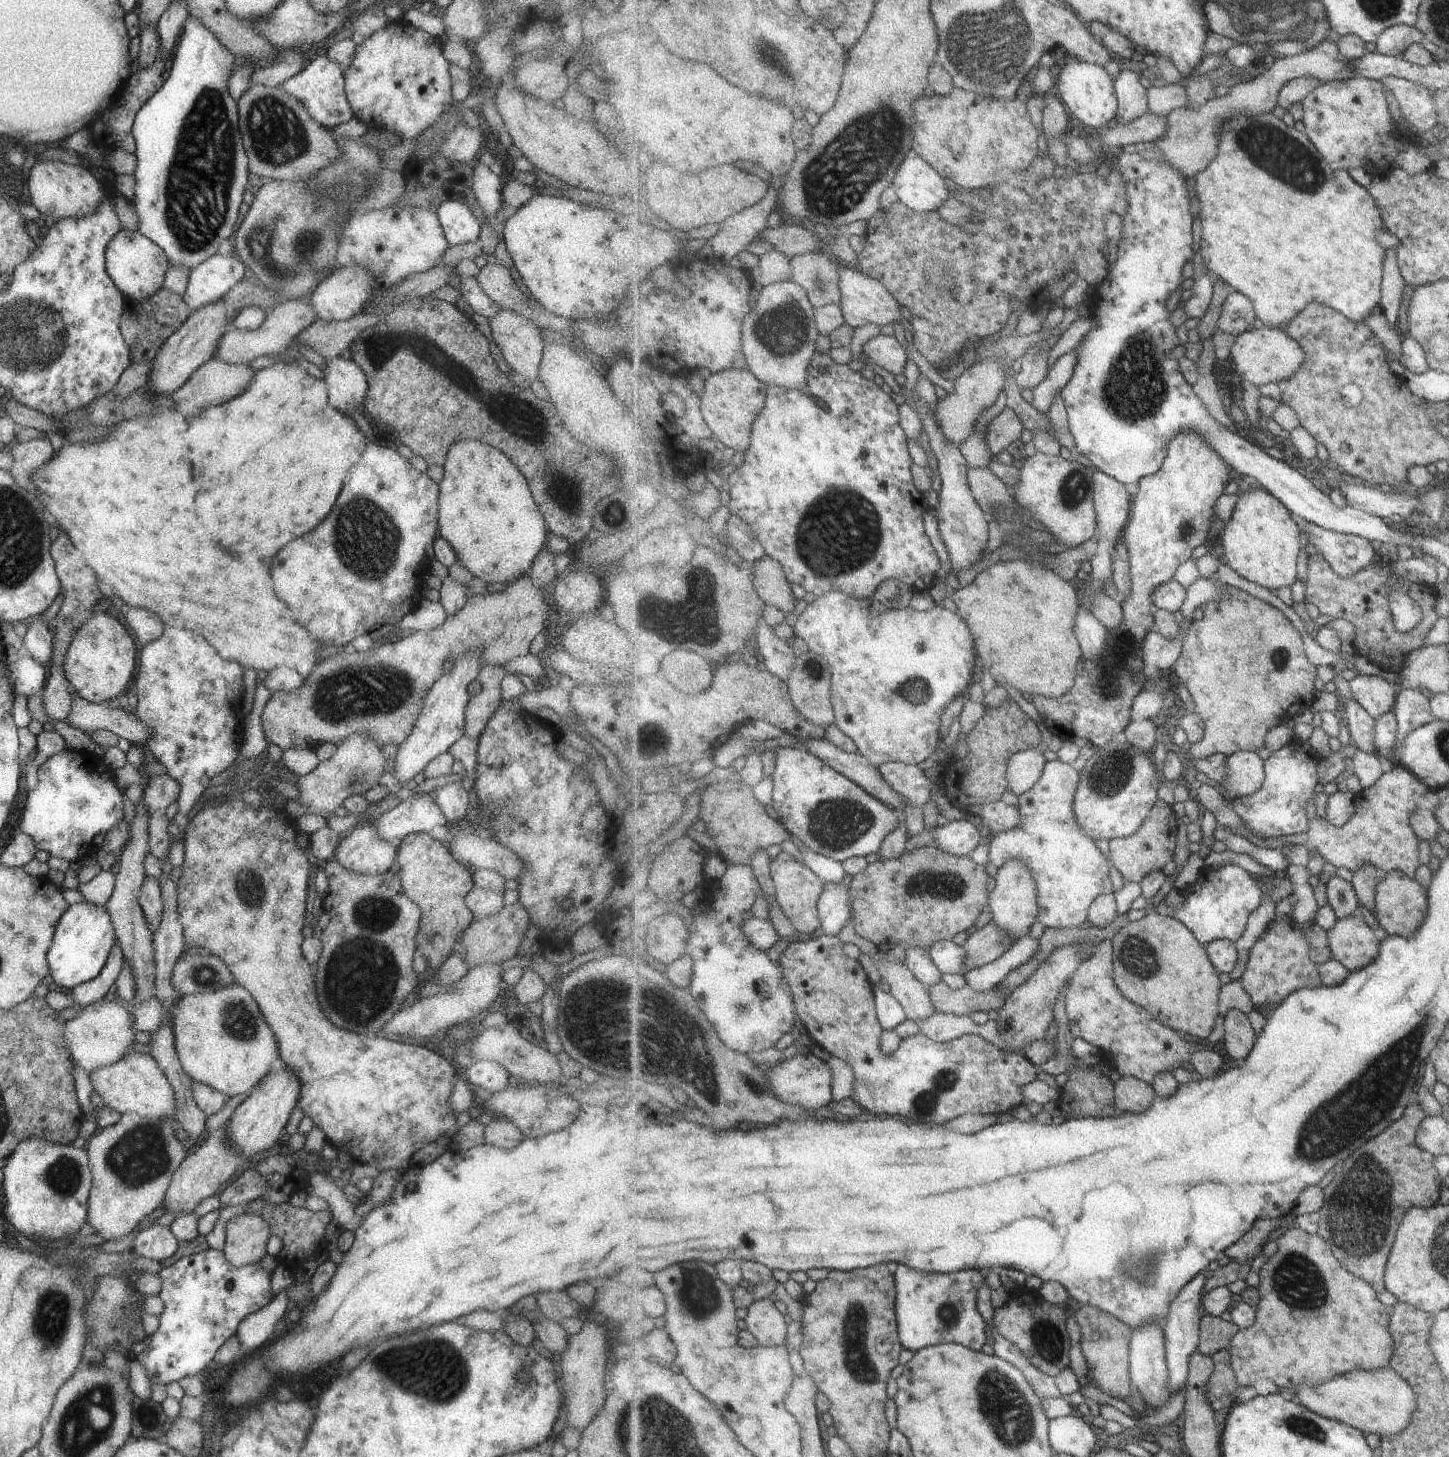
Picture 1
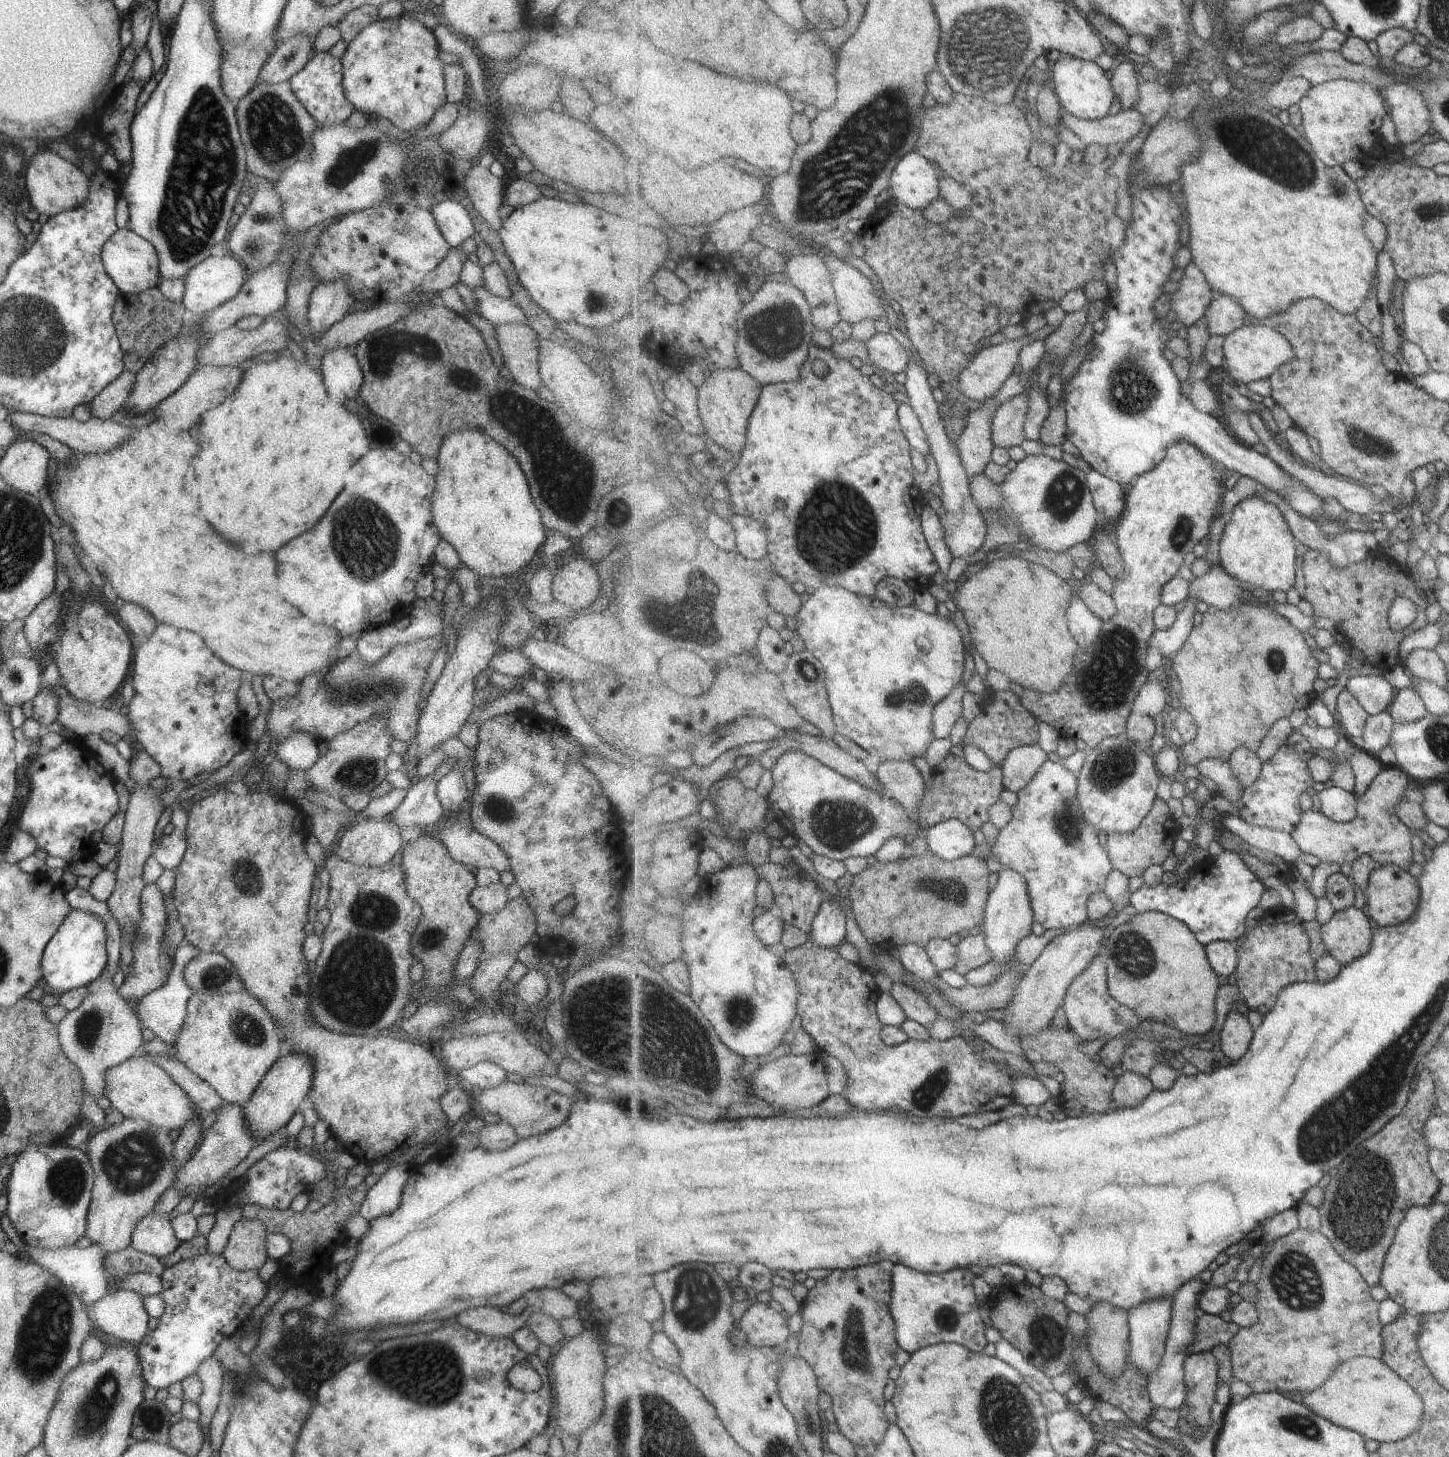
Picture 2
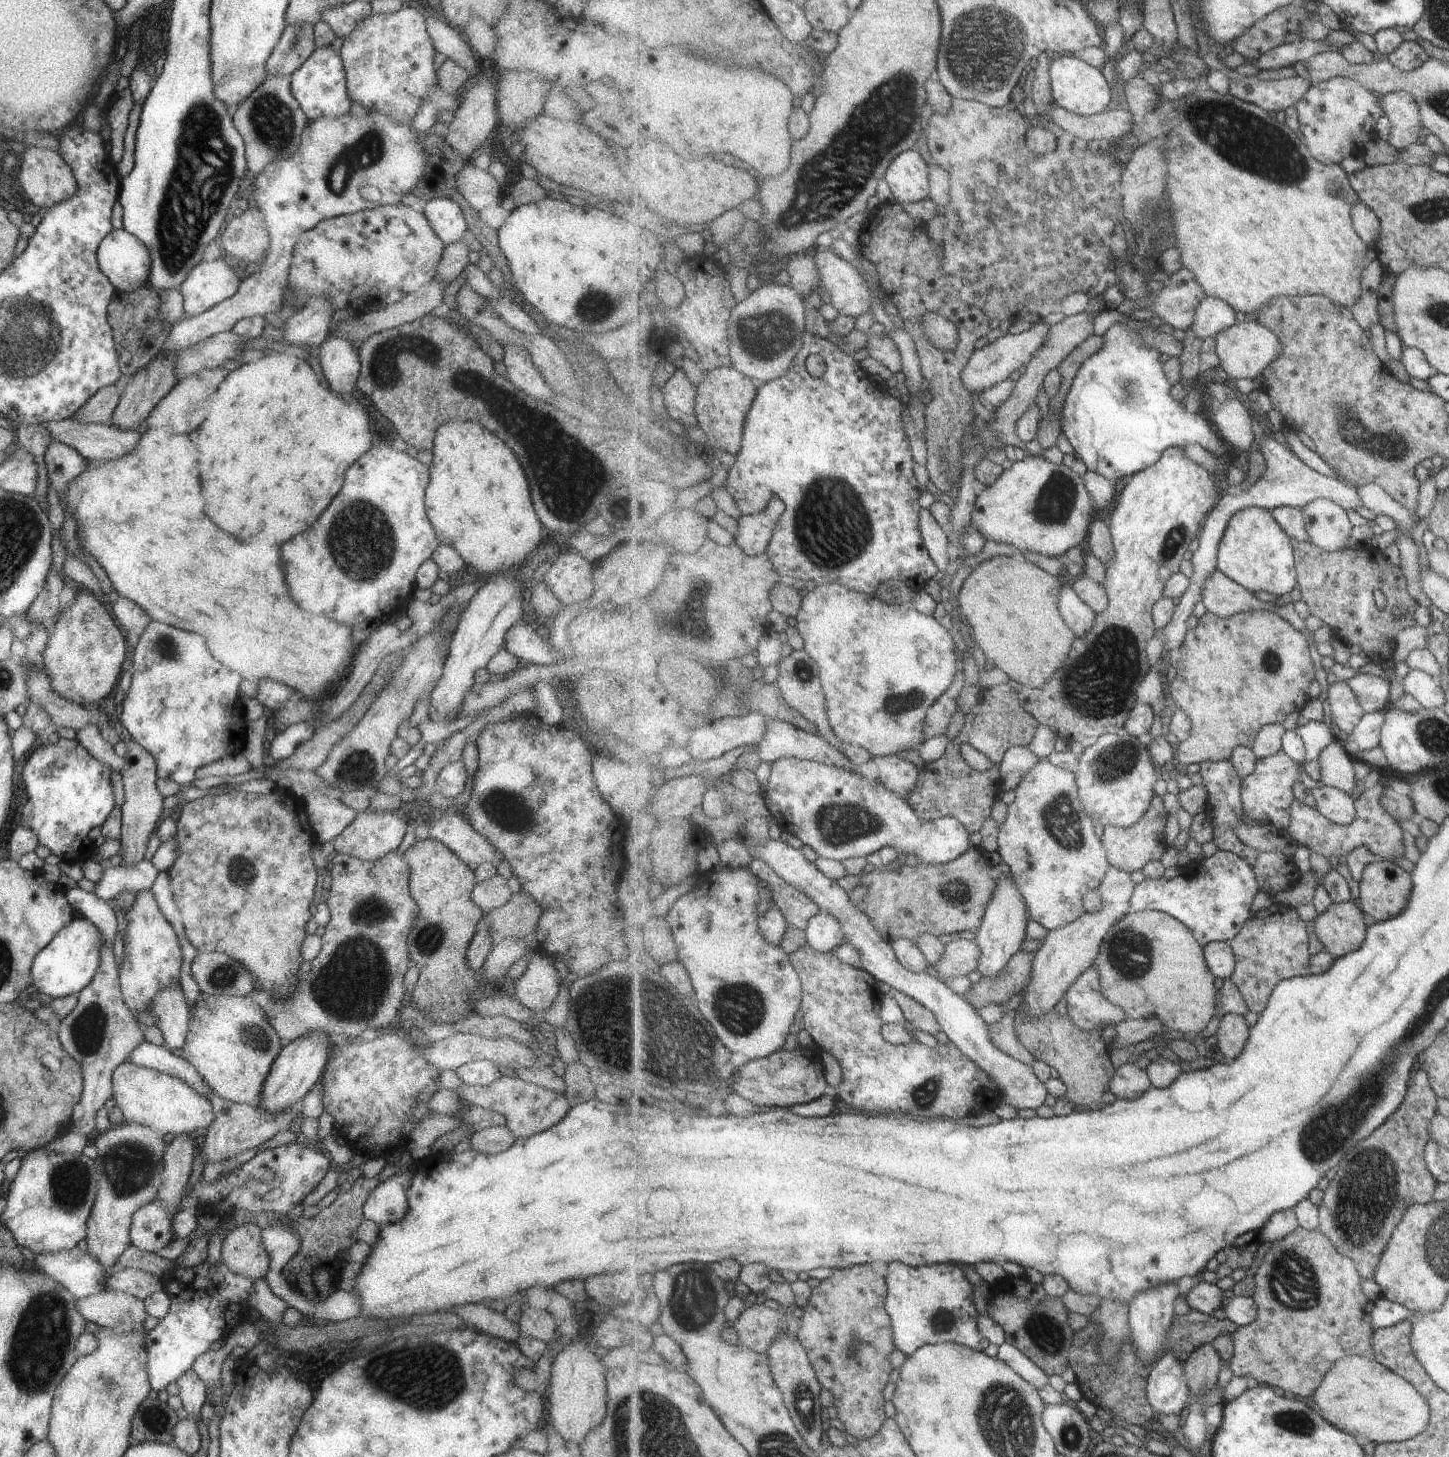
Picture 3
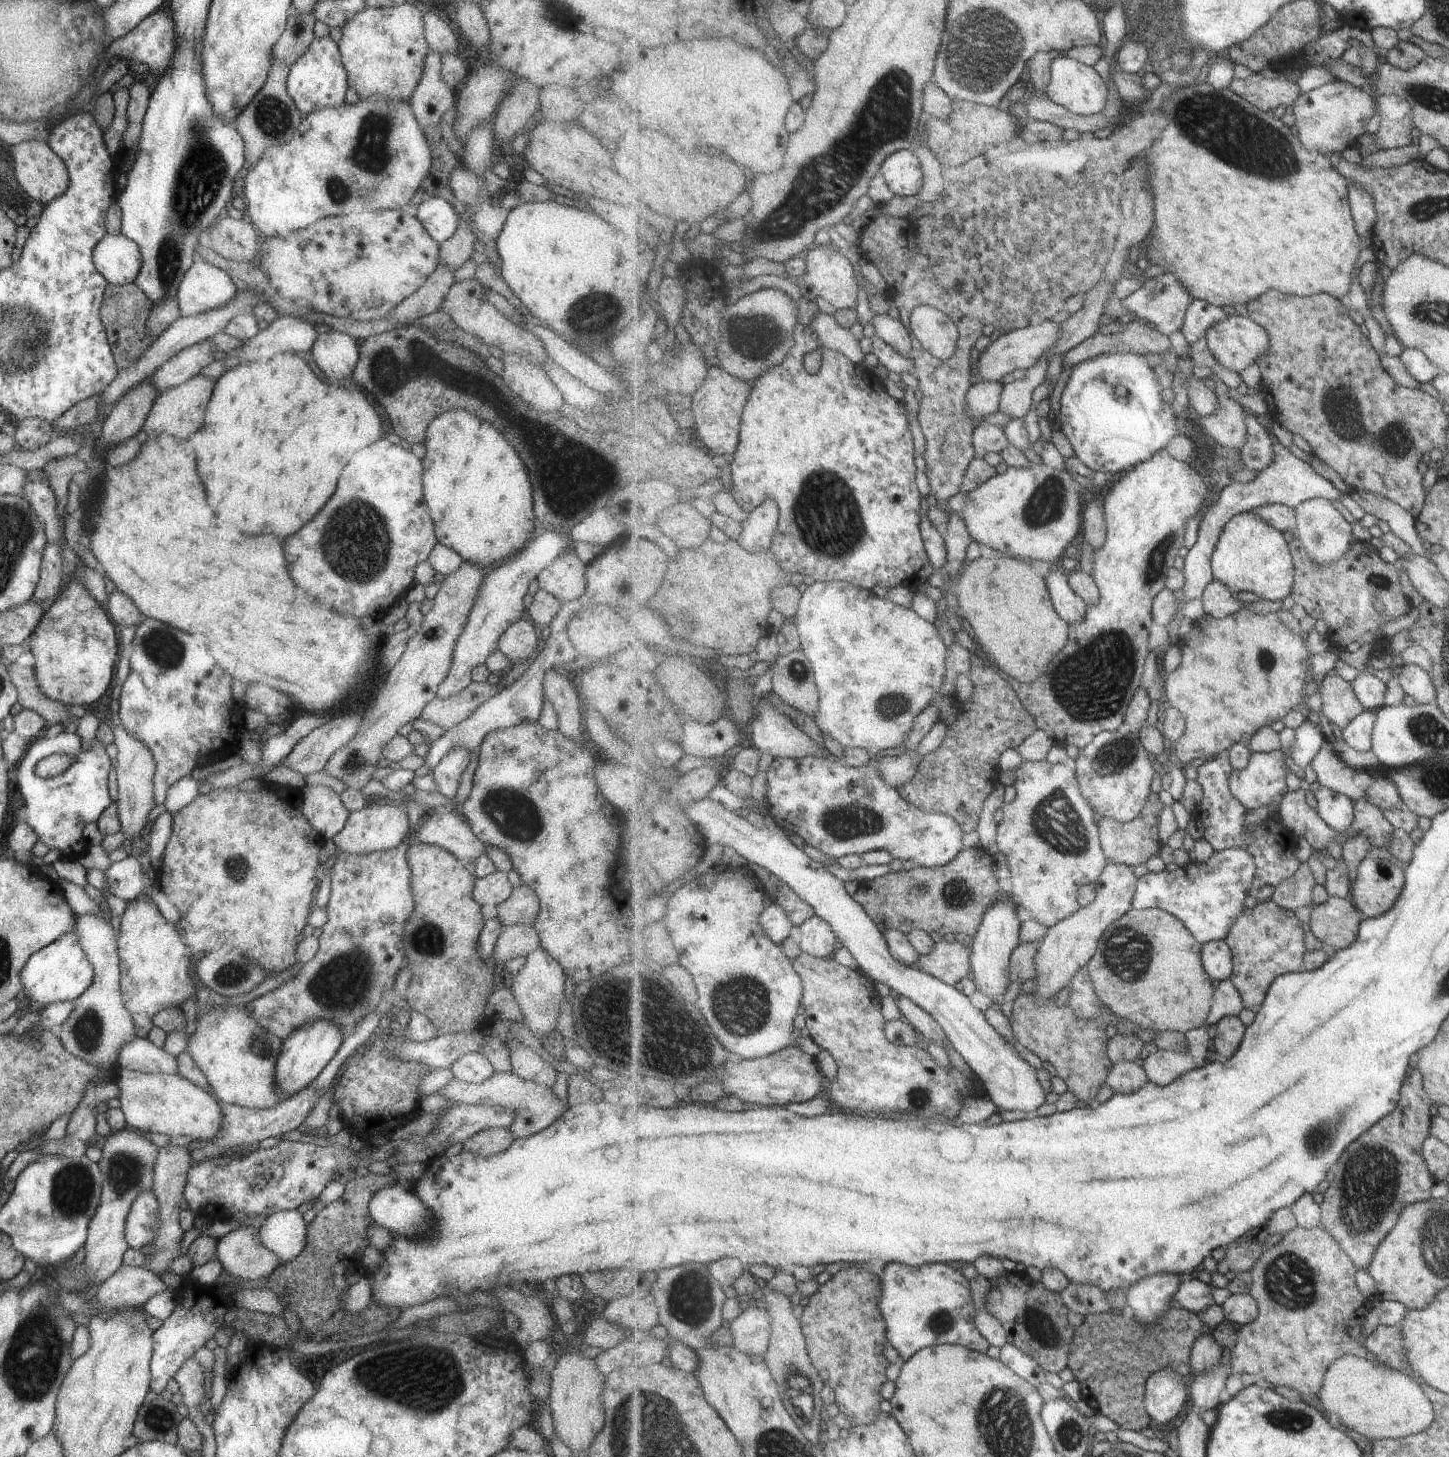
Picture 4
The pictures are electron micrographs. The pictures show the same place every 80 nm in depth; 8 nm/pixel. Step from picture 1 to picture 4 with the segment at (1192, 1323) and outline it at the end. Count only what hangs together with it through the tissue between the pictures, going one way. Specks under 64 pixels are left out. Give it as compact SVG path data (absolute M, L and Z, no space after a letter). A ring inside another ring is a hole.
M1173 1368L1155 1372L1147 1382L1145 1408L1147 1415L1157 1421L1159 1428L1169 1427L1187 1402L1183 1378Z

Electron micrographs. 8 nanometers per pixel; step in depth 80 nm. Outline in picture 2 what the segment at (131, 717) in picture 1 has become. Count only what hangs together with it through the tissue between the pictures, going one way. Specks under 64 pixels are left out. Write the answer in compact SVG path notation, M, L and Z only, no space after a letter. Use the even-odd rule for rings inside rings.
M55 664L46 666L41 683L41 687L49 687L58 698L56 722L81 738L89 733L98 735L103 731L111 731L122 739L131 740L130 722L123 709L100 708L73 698L57 680L57 672Z

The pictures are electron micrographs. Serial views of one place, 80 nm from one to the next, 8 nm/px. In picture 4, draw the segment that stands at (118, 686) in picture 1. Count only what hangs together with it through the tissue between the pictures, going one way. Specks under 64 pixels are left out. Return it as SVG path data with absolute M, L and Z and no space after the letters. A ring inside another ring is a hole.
M69 577L62 585L64 589L59 588L53 602L44 609L37 626L33 626L33 632L29 632L24 647L34 659L31 668L33 668L33 678L37 682L37 690L41 690L45 698L77 710L83 704L87 706L98 700L107 690L107 686L114 683L118 640L114 633L115 626L110 622L104 608L101 608L101 604L90 596L87 588L79 580Z

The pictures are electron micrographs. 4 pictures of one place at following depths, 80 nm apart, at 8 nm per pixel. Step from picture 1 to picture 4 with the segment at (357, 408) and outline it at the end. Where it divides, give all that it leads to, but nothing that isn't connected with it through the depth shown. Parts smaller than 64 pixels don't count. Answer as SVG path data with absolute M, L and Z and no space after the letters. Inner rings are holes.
M329 330L317 334L310 353L329 382L339 386L341 378L351 377L351 370L357 364L358 341L348 334Z

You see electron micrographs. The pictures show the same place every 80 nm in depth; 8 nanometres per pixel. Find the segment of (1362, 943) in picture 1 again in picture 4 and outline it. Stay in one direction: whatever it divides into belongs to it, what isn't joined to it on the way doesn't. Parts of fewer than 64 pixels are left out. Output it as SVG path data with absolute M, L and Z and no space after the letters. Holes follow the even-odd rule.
M1330 896L1325 904L1318 907L1312 906L1310 925L1315 936L1330 947L1330 952L1335 952L1335 950L1344 950L1357 942L1362 920L1363 915L1349 900Z

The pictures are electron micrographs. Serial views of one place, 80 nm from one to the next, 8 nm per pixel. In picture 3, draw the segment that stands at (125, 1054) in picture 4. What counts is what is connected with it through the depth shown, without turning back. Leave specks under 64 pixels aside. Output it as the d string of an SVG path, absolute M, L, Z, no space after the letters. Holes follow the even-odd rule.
M142 1041L127 1054L125 1062L131 1062L139 1068L147 1068L179 1078L185 1084L189 1084L199 1096L207 1097L211 1092L193 1066L189 1065L189 1062L171 1054L164 1046L154 1046L149 1042Z

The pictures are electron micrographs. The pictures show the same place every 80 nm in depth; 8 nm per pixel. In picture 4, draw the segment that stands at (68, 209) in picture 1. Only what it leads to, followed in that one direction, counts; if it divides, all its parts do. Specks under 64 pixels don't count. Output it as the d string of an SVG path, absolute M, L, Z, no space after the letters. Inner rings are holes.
M32 139L17 142L10 146L8 156L13 162L17 183L29 198L41 202L45 206L67 190L67 186L69 186L67 170L45 141Z

